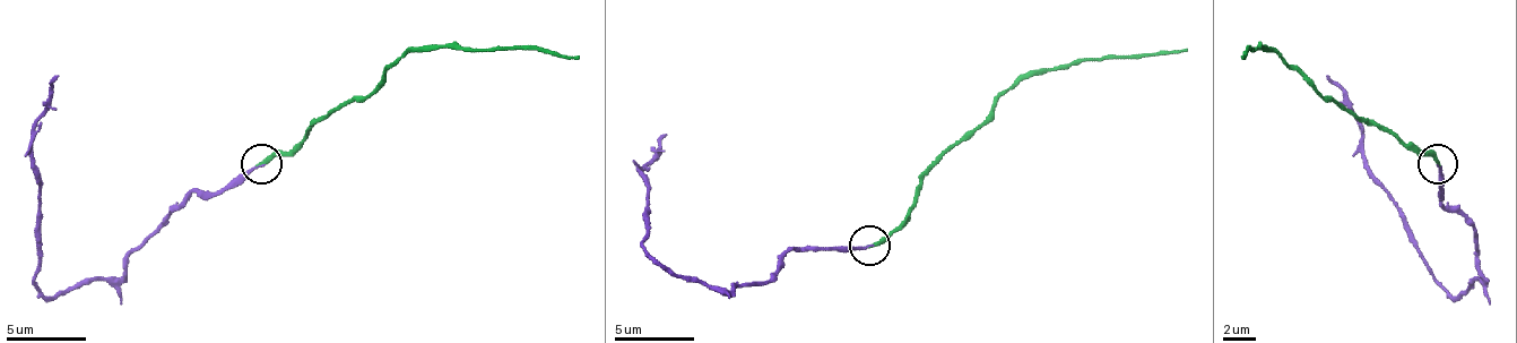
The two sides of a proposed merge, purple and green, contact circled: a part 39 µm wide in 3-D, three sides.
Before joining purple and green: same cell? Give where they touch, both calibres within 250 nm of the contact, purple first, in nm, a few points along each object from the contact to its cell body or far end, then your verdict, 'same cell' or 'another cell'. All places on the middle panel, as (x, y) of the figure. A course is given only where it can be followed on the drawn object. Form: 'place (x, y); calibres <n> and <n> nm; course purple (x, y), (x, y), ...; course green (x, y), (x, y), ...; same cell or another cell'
place (869, 245); calibres 130 and 240 nm; course purple (868, 245), (792, 248), (768, 280), (728, 289), (684, 280), (643, 240), (648, 180), (640, 172), (668, 136); course green (868, 245), (896, 228), (920, 180), (969, 136), (1021, 79), (1085, 59), (1142, 59), (1186, 48); same cell

